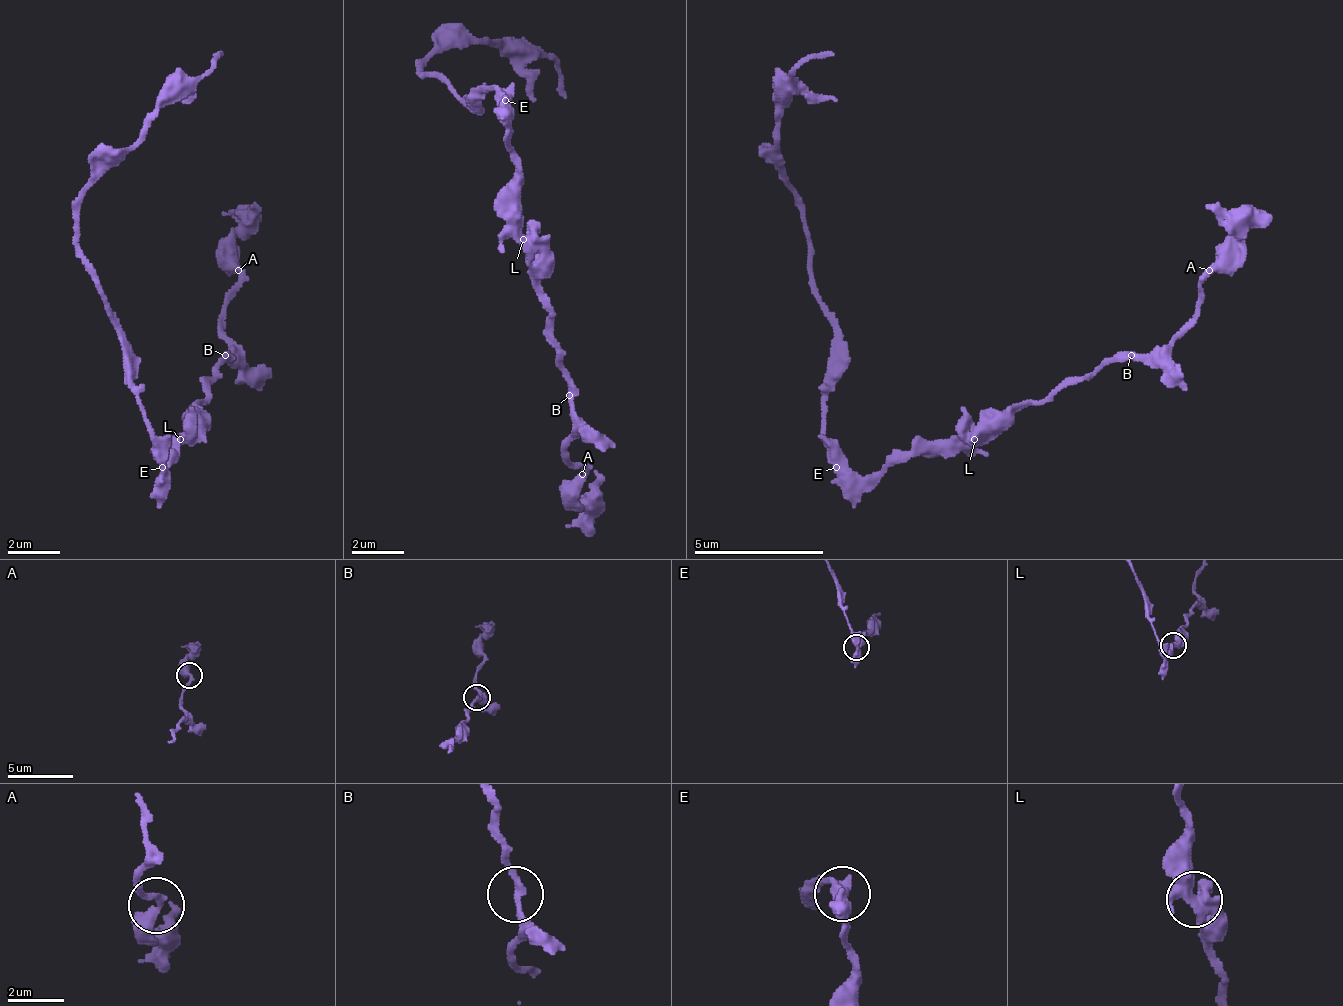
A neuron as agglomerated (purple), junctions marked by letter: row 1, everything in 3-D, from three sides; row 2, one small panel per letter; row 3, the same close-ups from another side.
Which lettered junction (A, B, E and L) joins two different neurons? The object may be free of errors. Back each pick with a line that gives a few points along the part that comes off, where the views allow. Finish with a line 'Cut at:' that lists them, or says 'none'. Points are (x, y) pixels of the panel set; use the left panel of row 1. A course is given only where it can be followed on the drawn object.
Cut at: none

